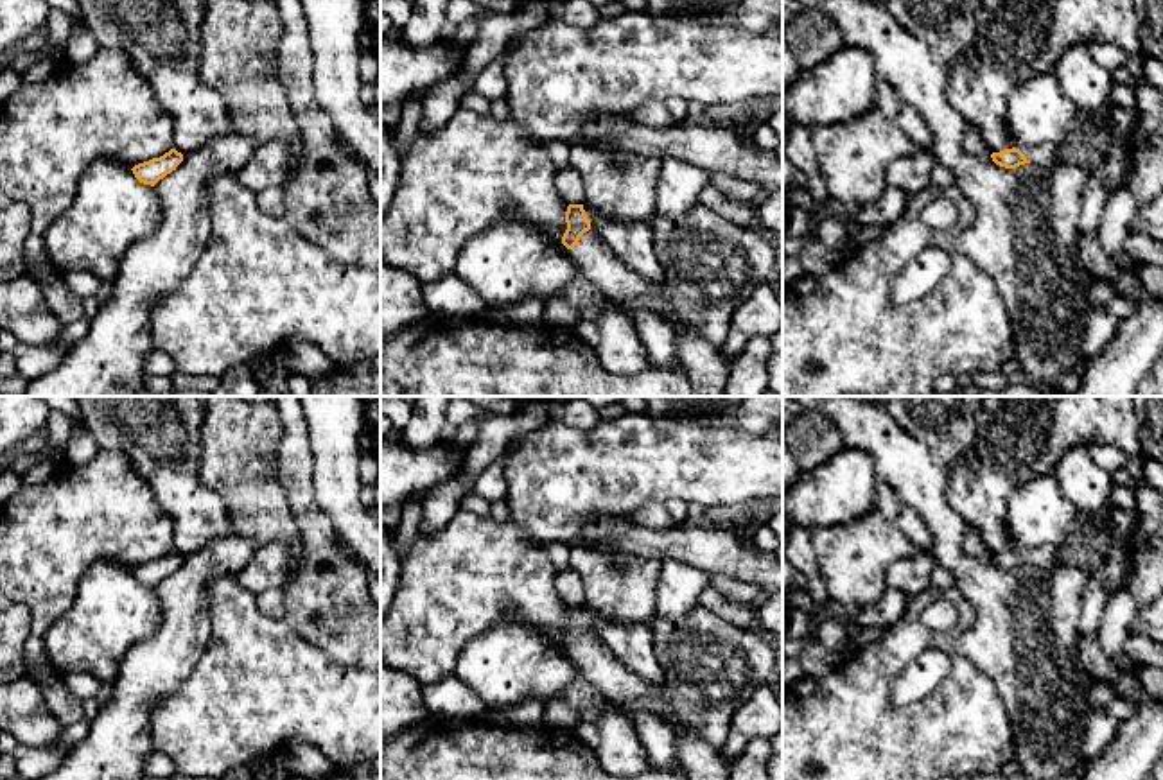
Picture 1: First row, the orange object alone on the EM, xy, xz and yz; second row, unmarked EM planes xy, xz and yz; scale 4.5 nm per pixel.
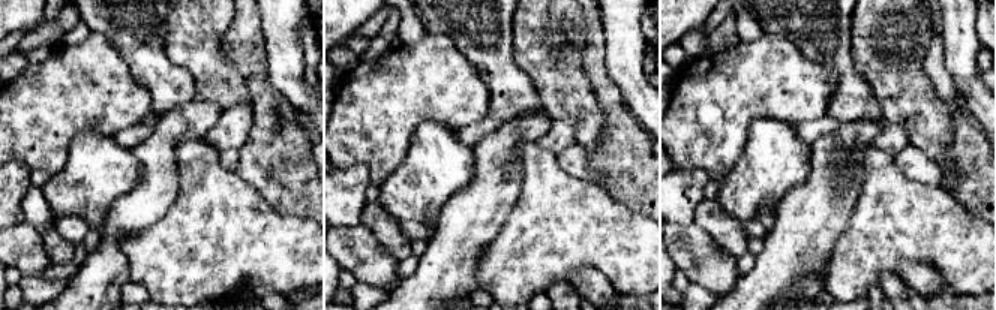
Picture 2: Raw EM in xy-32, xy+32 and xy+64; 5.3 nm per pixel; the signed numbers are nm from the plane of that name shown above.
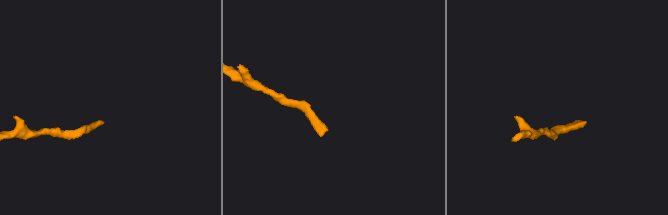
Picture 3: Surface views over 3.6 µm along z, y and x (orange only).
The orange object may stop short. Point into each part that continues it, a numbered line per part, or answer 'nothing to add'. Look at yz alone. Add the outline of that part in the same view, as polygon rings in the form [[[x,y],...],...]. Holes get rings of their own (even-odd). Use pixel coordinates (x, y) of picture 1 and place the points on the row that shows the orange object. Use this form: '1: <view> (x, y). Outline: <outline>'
1: yz (1043, 155). Outline: [[[1043,143],[1037,147],[1027,147],[1021,151],[1025,158],[1034,165],[1054,165],[1061,161],[1061,147],[1052,143]]]

